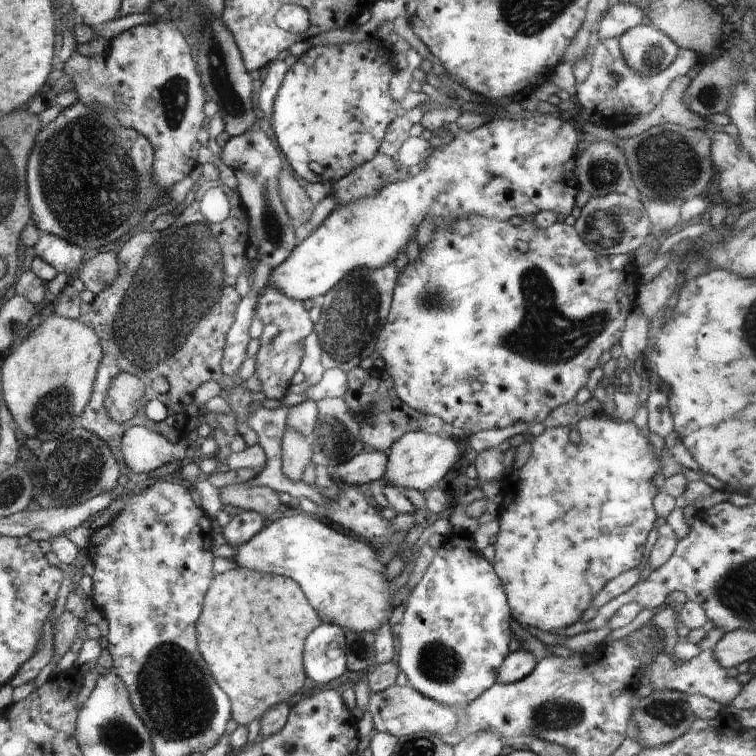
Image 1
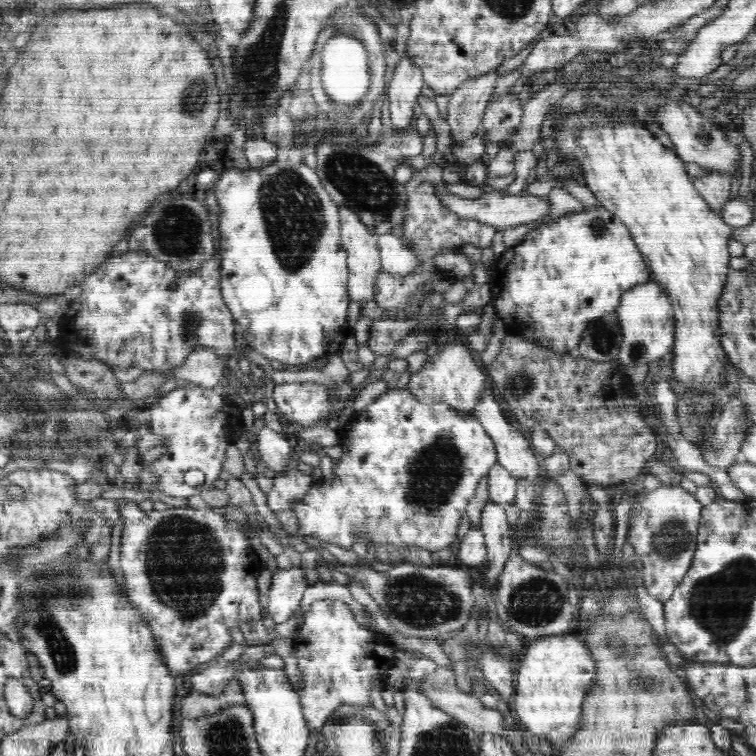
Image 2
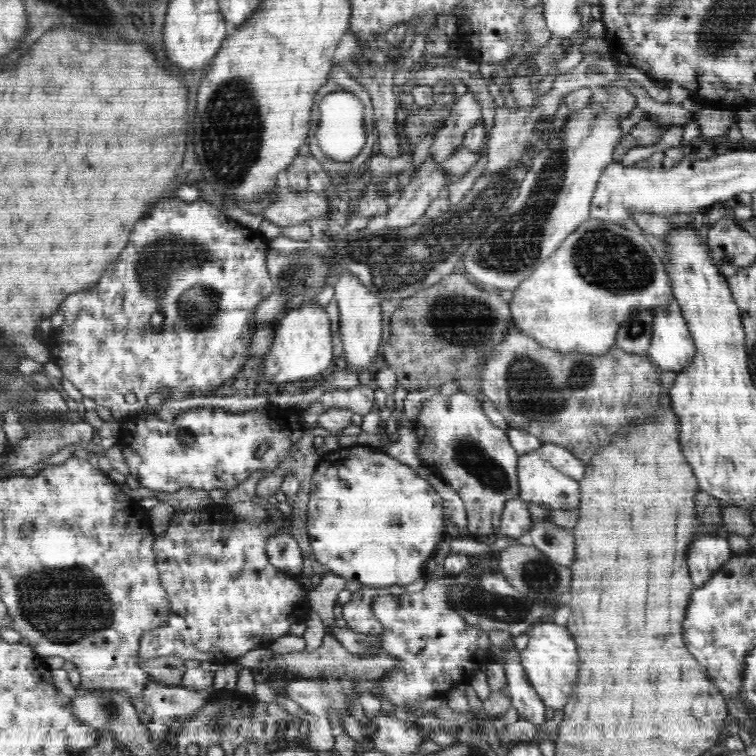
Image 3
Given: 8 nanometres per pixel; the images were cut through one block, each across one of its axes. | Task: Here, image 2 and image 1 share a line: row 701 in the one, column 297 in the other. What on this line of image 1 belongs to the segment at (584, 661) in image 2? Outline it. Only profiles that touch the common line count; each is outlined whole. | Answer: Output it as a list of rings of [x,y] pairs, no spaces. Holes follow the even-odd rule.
[[[305,513],[267,522],[250,542],[238,547],[235,558],[238,567],[292,578],[302,588],[304,596],[308,598],[322,623],[335,624],[346,631],[375,633],[382,628],[384,622],[390,620],[395,609],[392,606],[393,595],[389,593],[390,582],[384,575],[386,565],[376,558],[376,552],[368,542],[344,532],[323,517],[312,518]]]

